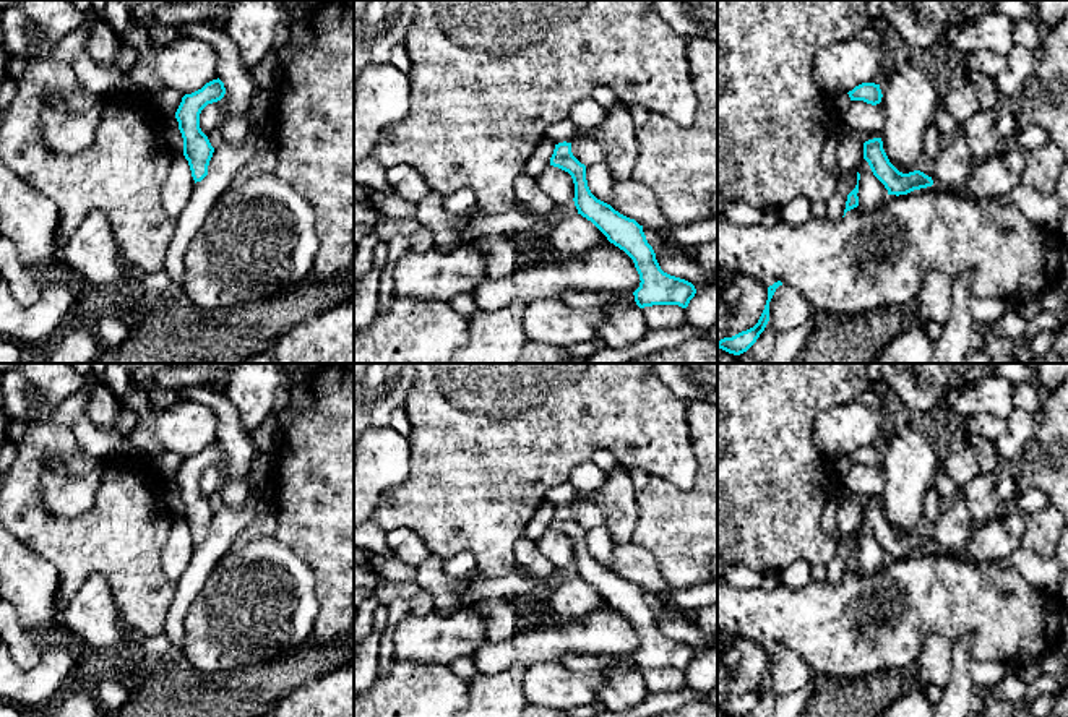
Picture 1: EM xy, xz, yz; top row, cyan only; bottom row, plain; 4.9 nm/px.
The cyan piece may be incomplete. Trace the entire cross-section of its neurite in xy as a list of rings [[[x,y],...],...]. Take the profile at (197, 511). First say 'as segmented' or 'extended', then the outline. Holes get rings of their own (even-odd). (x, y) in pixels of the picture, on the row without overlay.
as segmented; [[[219,441],[213,443],[201,453],[185,457],[175,475],[183,501],[183,519],[188,524],[195,547],[208,539],[208,529],[214,516],[208,500],[200,492],[200,477],[208,467],[221,464],[224,457],[224,446]]]

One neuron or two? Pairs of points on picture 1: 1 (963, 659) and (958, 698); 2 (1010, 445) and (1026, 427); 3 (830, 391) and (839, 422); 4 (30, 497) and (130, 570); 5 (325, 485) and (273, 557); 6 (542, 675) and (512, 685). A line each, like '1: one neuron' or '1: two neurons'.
1: one neuron
2: one neuron
3: two neurons
4: one neuron
5: two neurons
6: two neurons

